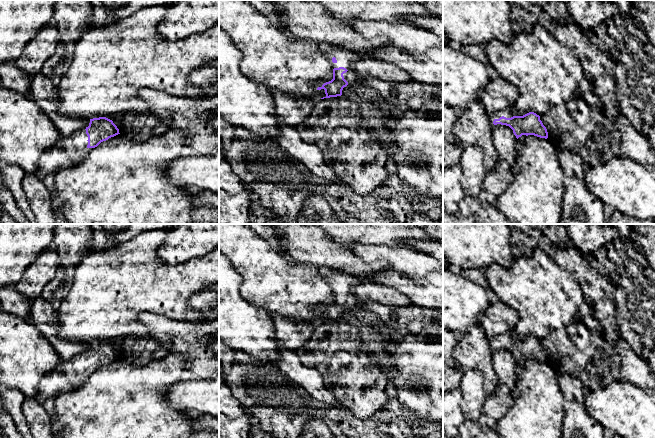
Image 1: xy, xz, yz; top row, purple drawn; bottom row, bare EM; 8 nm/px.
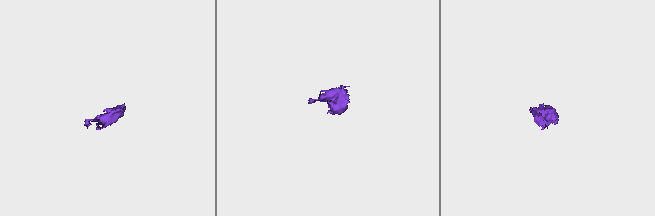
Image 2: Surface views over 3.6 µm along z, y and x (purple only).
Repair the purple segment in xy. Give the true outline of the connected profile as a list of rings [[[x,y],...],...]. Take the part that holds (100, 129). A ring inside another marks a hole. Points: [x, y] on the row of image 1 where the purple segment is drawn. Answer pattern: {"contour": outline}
{"contour": [[[106,117],[90,119],[87,127],[64,137],[52,148],[40,156],[39,170],[34,173],[39,179],[48,174],[57,174],[60,170],[72,167],[77,160],[89,158],[92,150],[101,142],[120,134],[112,120]]]}

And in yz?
{"contour": [[[506,108],[489,116],[489,121],[492,127],[501,125],[509,126],[517,139],[522,135],[548,138],[546,127],[540,120],[540,116],[534,112],[529,112],[523,116],[513,116],[510,108]]]}

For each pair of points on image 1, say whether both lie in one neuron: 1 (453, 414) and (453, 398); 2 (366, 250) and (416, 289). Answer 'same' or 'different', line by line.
1: same
2: same

